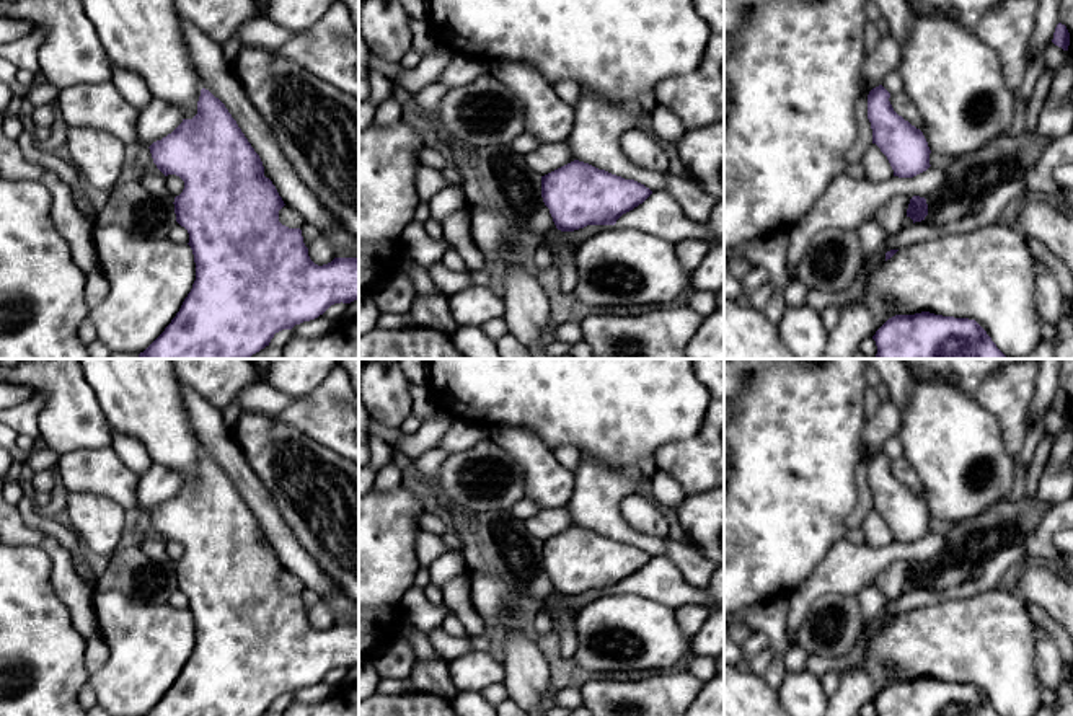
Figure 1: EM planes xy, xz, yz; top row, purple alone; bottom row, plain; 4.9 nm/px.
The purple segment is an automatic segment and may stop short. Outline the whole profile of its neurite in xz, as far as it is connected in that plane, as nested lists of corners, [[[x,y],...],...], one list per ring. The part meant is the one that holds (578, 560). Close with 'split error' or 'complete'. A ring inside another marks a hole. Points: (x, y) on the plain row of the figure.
[[[579,525],[541,541],[543,568],[561,597],[574,597],[587,590],[615,590],[623,579],[642,569],[651,559],[649,553],[634,545],[625,545]]]; complete

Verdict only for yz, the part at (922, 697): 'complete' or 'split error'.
complete

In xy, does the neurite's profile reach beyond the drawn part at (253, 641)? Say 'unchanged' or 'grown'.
unchanged

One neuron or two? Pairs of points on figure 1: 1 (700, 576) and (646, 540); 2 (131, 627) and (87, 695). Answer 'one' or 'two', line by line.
1: two
2: two

